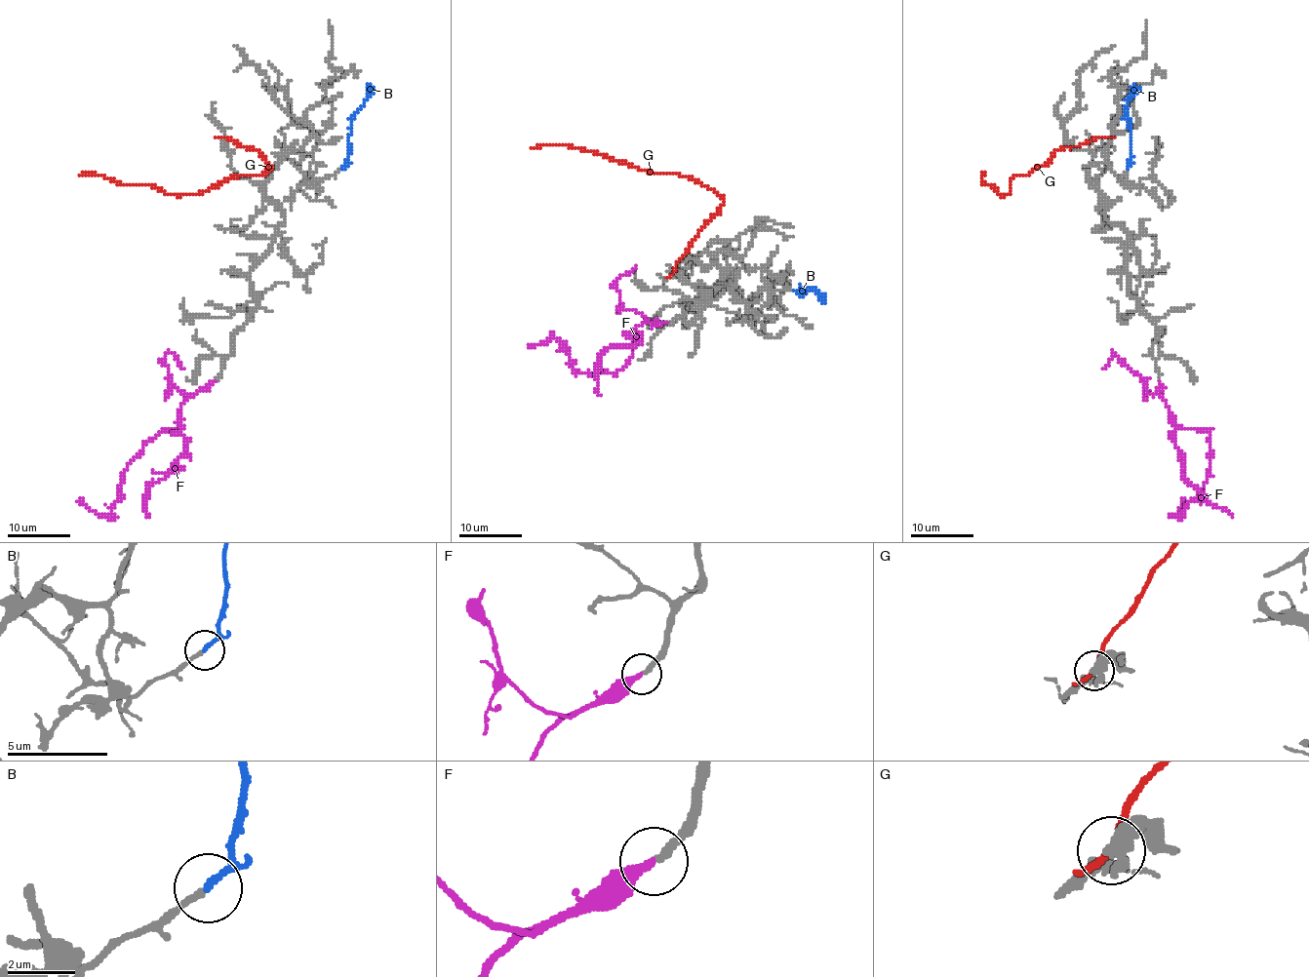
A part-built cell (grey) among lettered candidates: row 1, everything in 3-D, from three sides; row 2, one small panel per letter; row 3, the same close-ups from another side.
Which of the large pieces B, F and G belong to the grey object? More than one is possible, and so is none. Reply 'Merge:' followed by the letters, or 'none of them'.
Merge: F

